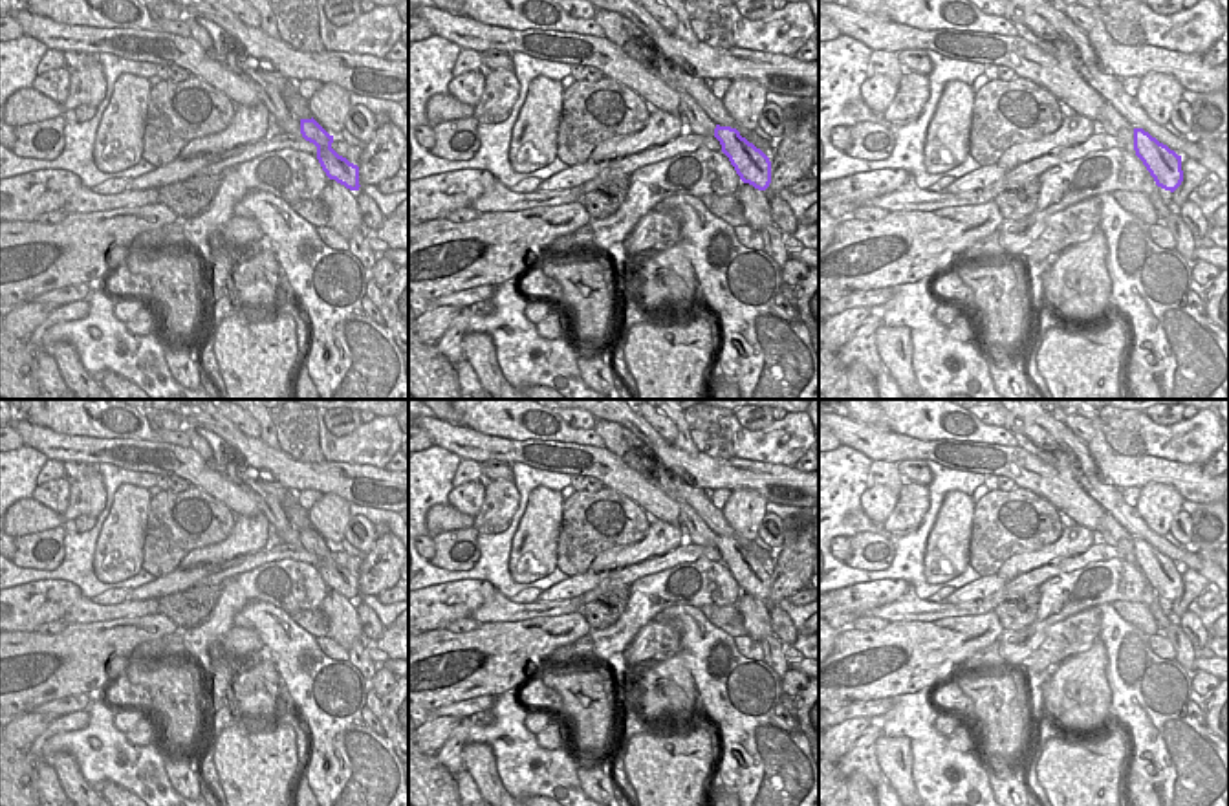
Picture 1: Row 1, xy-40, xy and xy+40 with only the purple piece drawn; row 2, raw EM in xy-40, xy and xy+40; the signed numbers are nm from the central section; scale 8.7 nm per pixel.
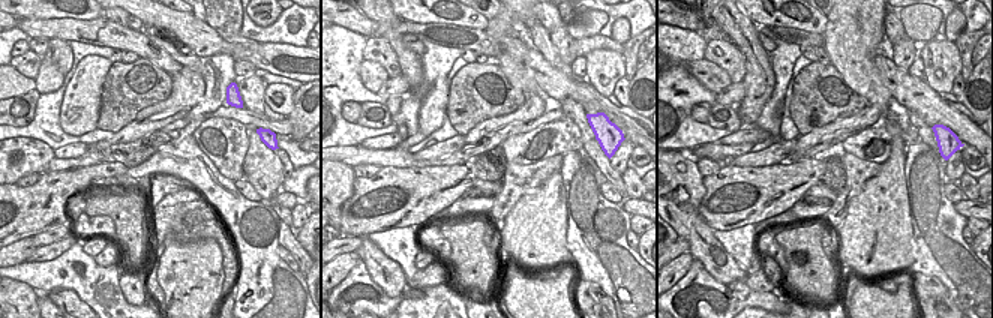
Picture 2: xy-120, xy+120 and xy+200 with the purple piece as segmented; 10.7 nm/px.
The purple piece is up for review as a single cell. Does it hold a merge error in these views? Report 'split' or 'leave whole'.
leave whole

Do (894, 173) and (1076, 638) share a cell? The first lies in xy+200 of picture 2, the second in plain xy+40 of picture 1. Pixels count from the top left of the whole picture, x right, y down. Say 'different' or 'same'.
different

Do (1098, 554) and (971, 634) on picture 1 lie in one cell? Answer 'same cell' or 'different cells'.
different cells

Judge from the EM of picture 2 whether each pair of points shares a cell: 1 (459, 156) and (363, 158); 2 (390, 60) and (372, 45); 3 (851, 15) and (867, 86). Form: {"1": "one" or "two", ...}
{"1": "one", "2": "one", "3": "one"}

